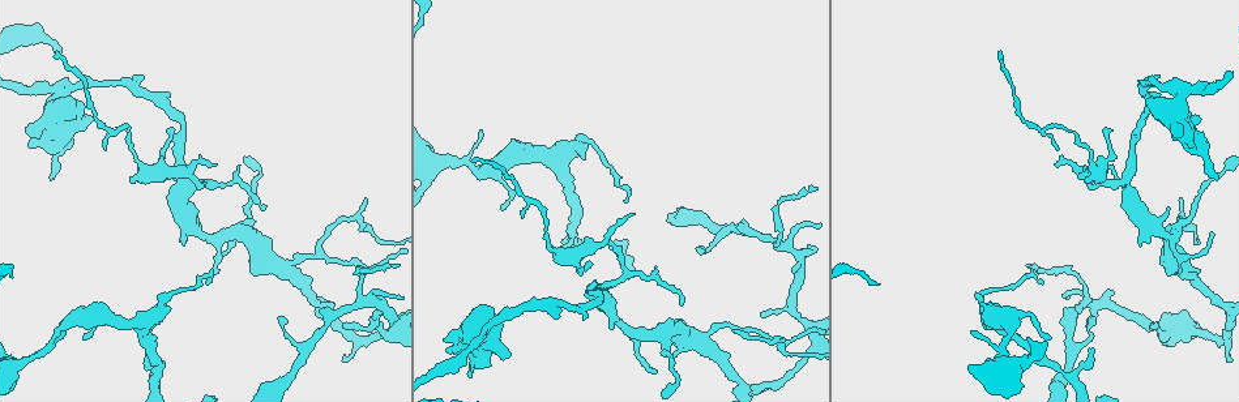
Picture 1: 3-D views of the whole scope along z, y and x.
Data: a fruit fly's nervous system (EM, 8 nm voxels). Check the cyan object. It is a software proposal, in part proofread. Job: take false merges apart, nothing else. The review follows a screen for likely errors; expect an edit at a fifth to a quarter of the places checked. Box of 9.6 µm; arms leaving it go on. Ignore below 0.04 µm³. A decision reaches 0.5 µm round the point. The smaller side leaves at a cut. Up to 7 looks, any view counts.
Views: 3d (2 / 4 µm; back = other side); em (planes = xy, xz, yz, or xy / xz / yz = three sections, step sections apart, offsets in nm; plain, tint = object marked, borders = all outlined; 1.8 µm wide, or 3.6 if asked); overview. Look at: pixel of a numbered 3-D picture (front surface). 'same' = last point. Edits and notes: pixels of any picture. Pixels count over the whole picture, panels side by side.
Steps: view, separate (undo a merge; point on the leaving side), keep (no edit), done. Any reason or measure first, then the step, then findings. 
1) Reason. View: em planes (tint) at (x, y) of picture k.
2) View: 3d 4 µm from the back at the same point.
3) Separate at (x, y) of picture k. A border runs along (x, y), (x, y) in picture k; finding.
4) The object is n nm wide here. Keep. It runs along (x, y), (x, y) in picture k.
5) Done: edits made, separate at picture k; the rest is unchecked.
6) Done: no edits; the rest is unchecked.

Abrupt turn. View: em xz step 8 (tint) at (1100, 308) of picture 1.

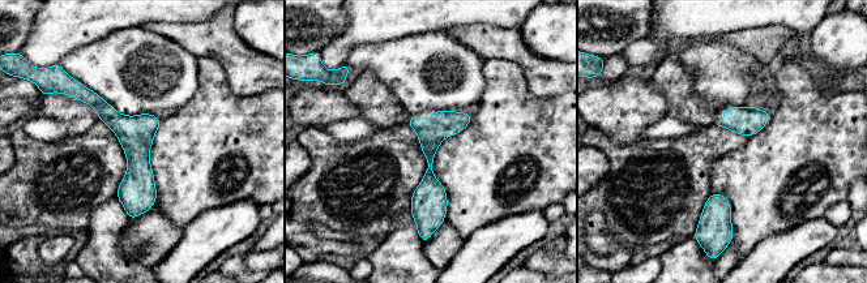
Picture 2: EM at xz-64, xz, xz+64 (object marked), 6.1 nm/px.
Keep. It runs along (80, 95), (136, 142), (144, 209) in picture 2; one neuron here.

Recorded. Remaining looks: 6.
Thin neck. View: em xy step 16 (tint) at (156, 370) of picture 1.

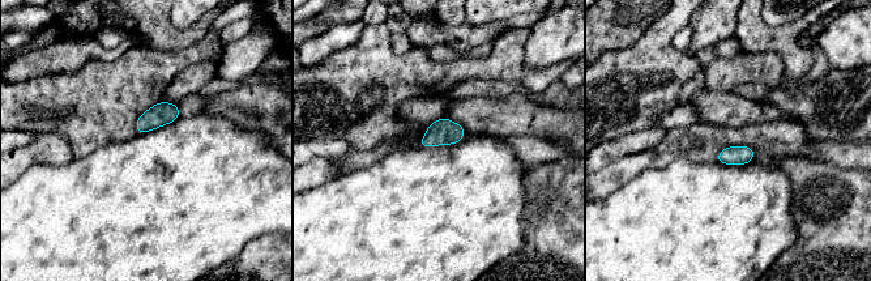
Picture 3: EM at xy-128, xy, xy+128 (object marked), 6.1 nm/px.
View: em planes (tint) at the same point.

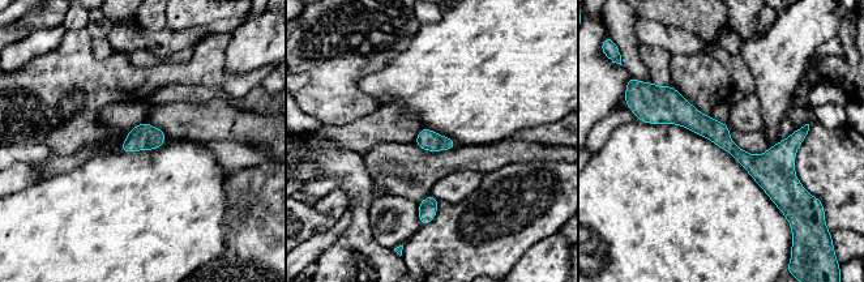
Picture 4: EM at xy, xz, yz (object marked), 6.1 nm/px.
The object is 130 nm wide here. Keep. It runs along (651, 115), (687, 115), (792, 180) in picture 4; one neuron here.

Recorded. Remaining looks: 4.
Arms part here. View: em 3.6 µm yz step 16 (tint) at (480, 336) of picture 1.

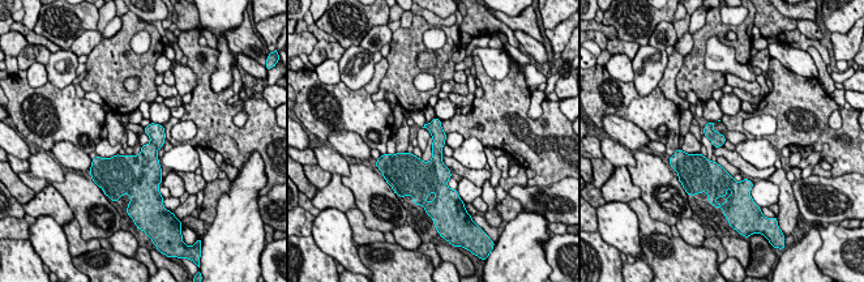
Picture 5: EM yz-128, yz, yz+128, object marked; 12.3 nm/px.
View: em 3.6 µm planes (borders) at the same point.

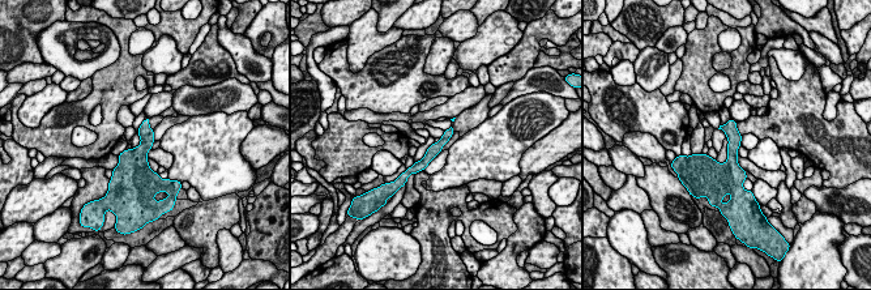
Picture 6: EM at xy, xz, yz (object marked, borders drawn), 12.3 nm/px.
Keep. It runs along (449, 132), (419, 166), (410, 170) in picture 6; one neuron here.

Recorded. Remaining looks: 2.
Done: no edits; the rest is unchecked.

